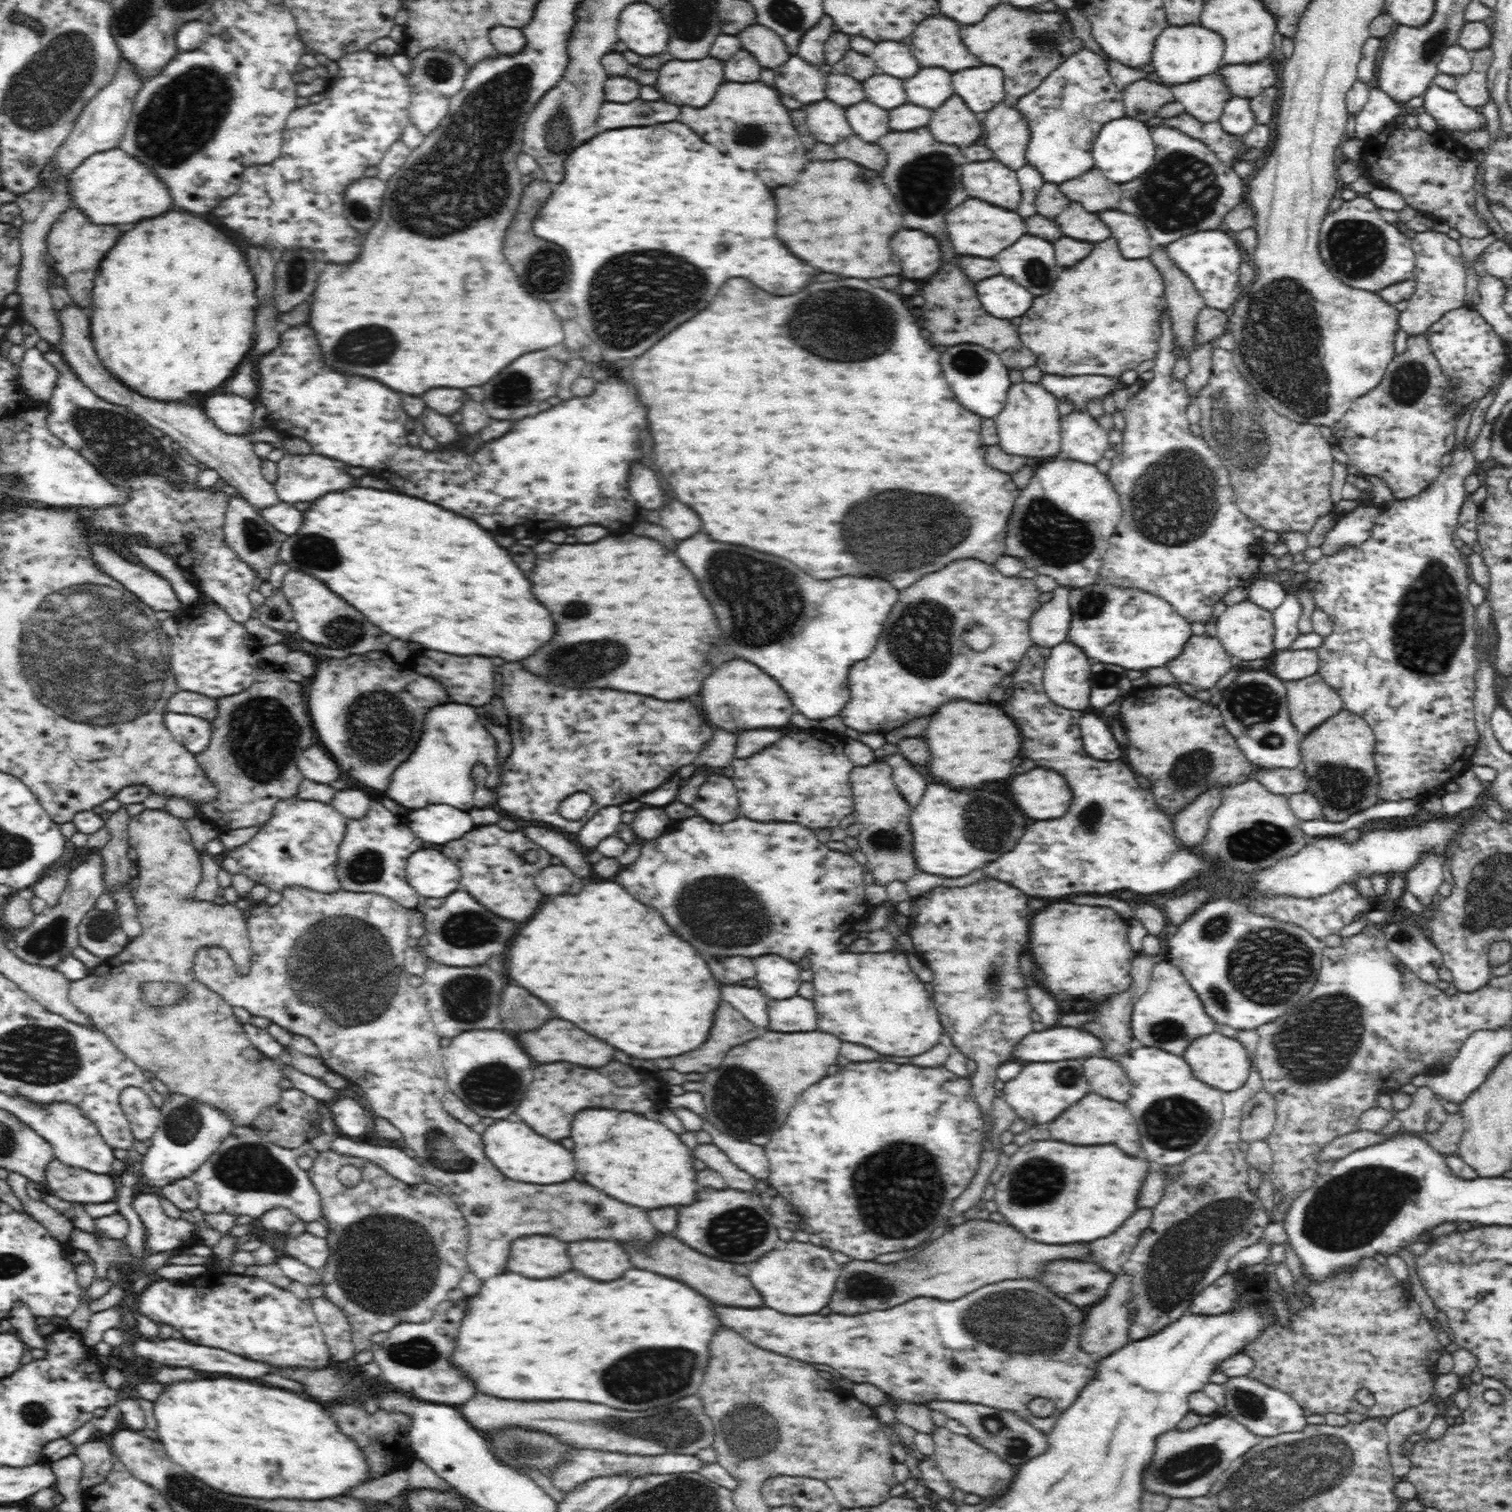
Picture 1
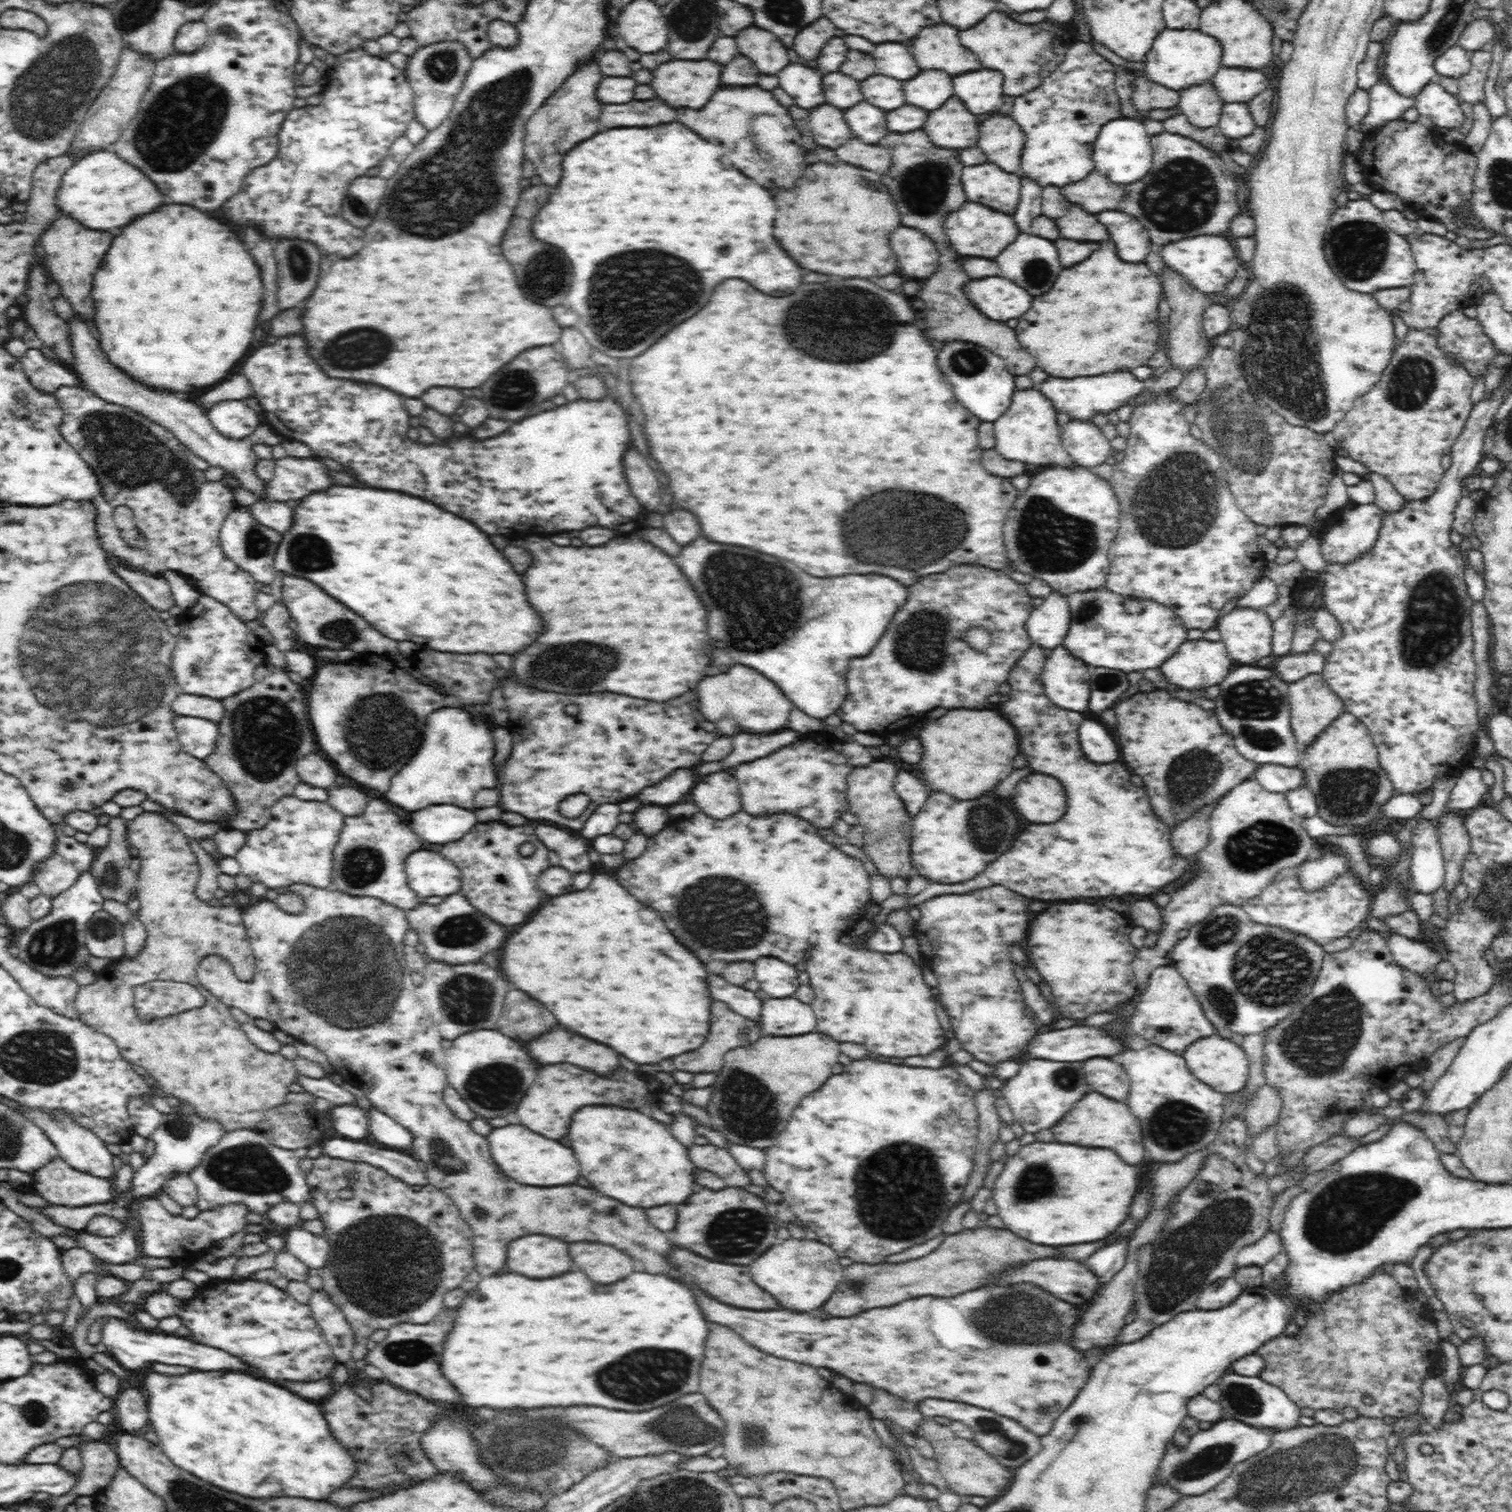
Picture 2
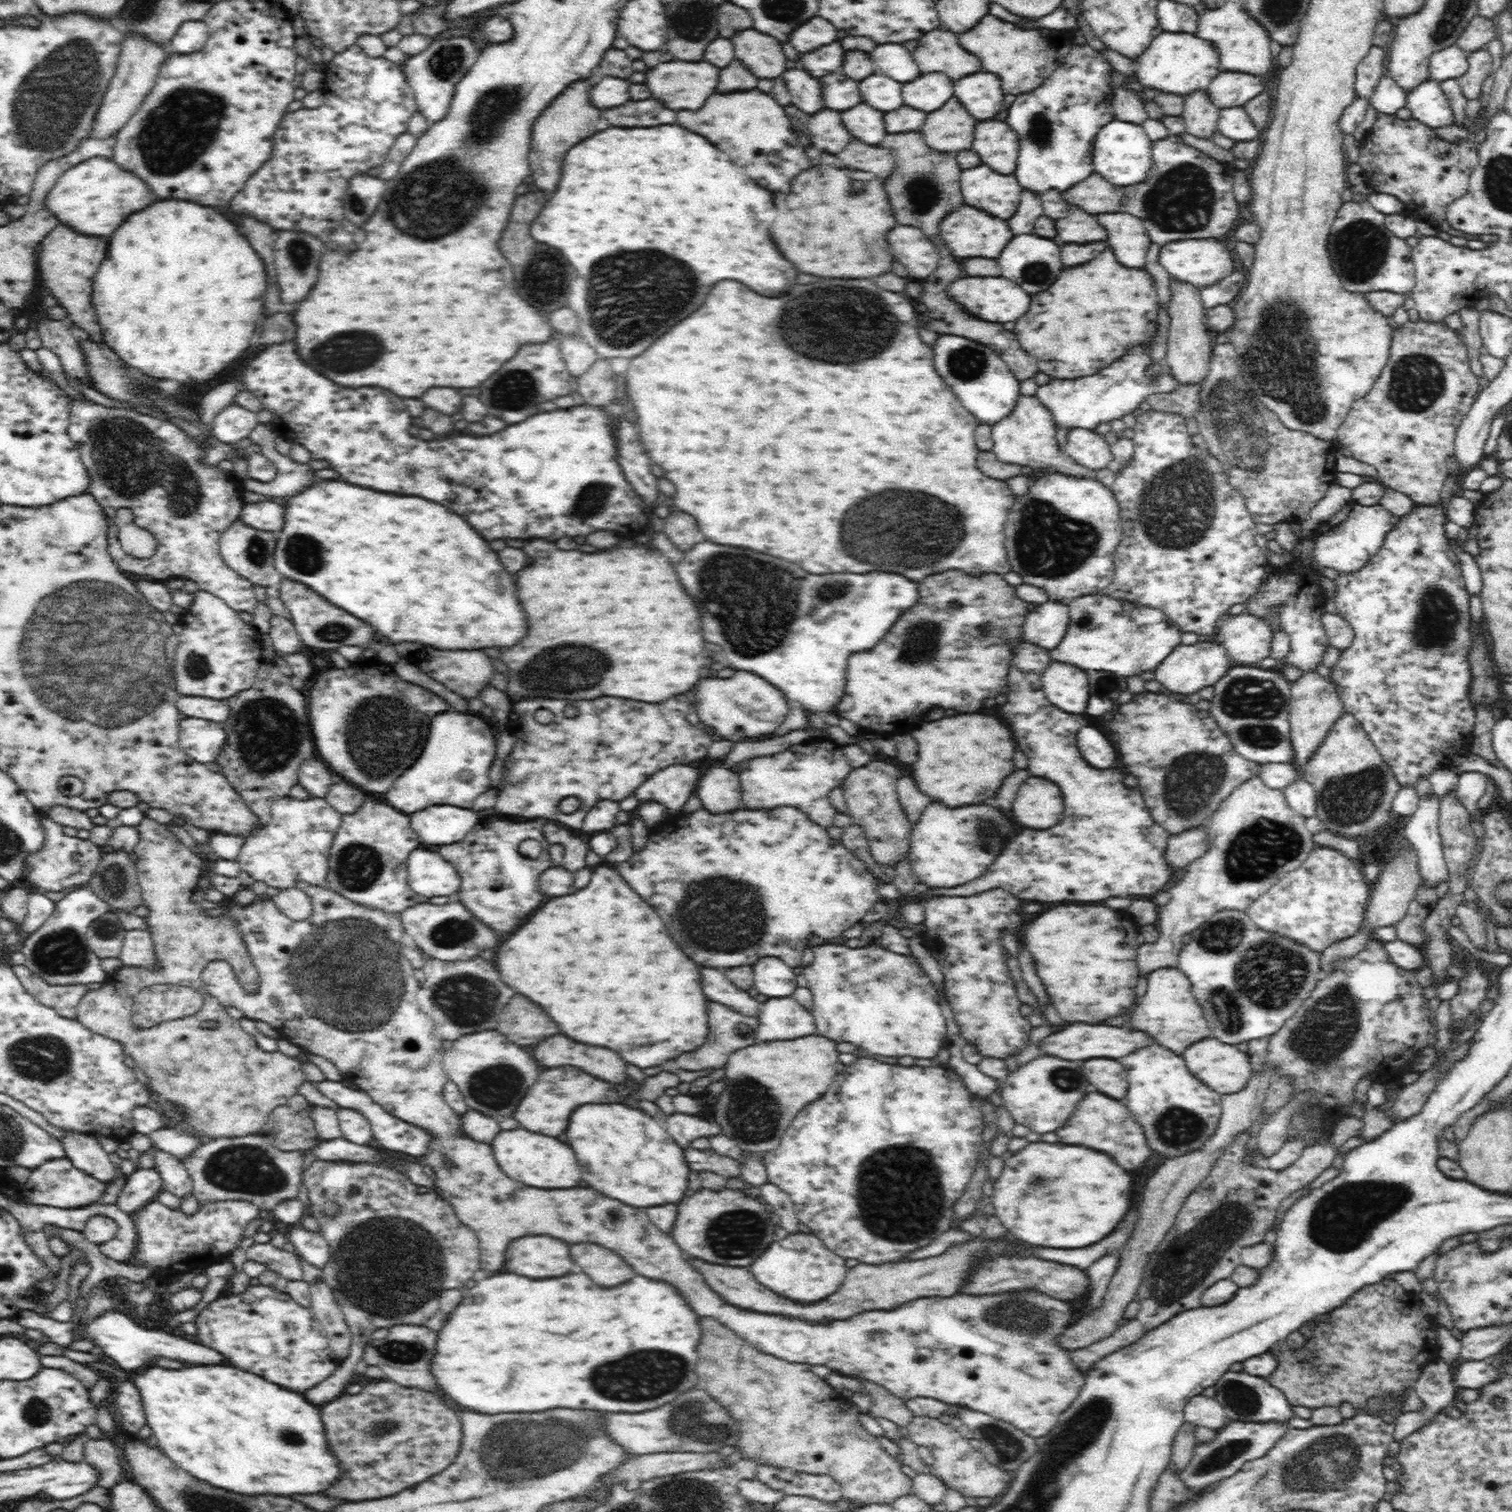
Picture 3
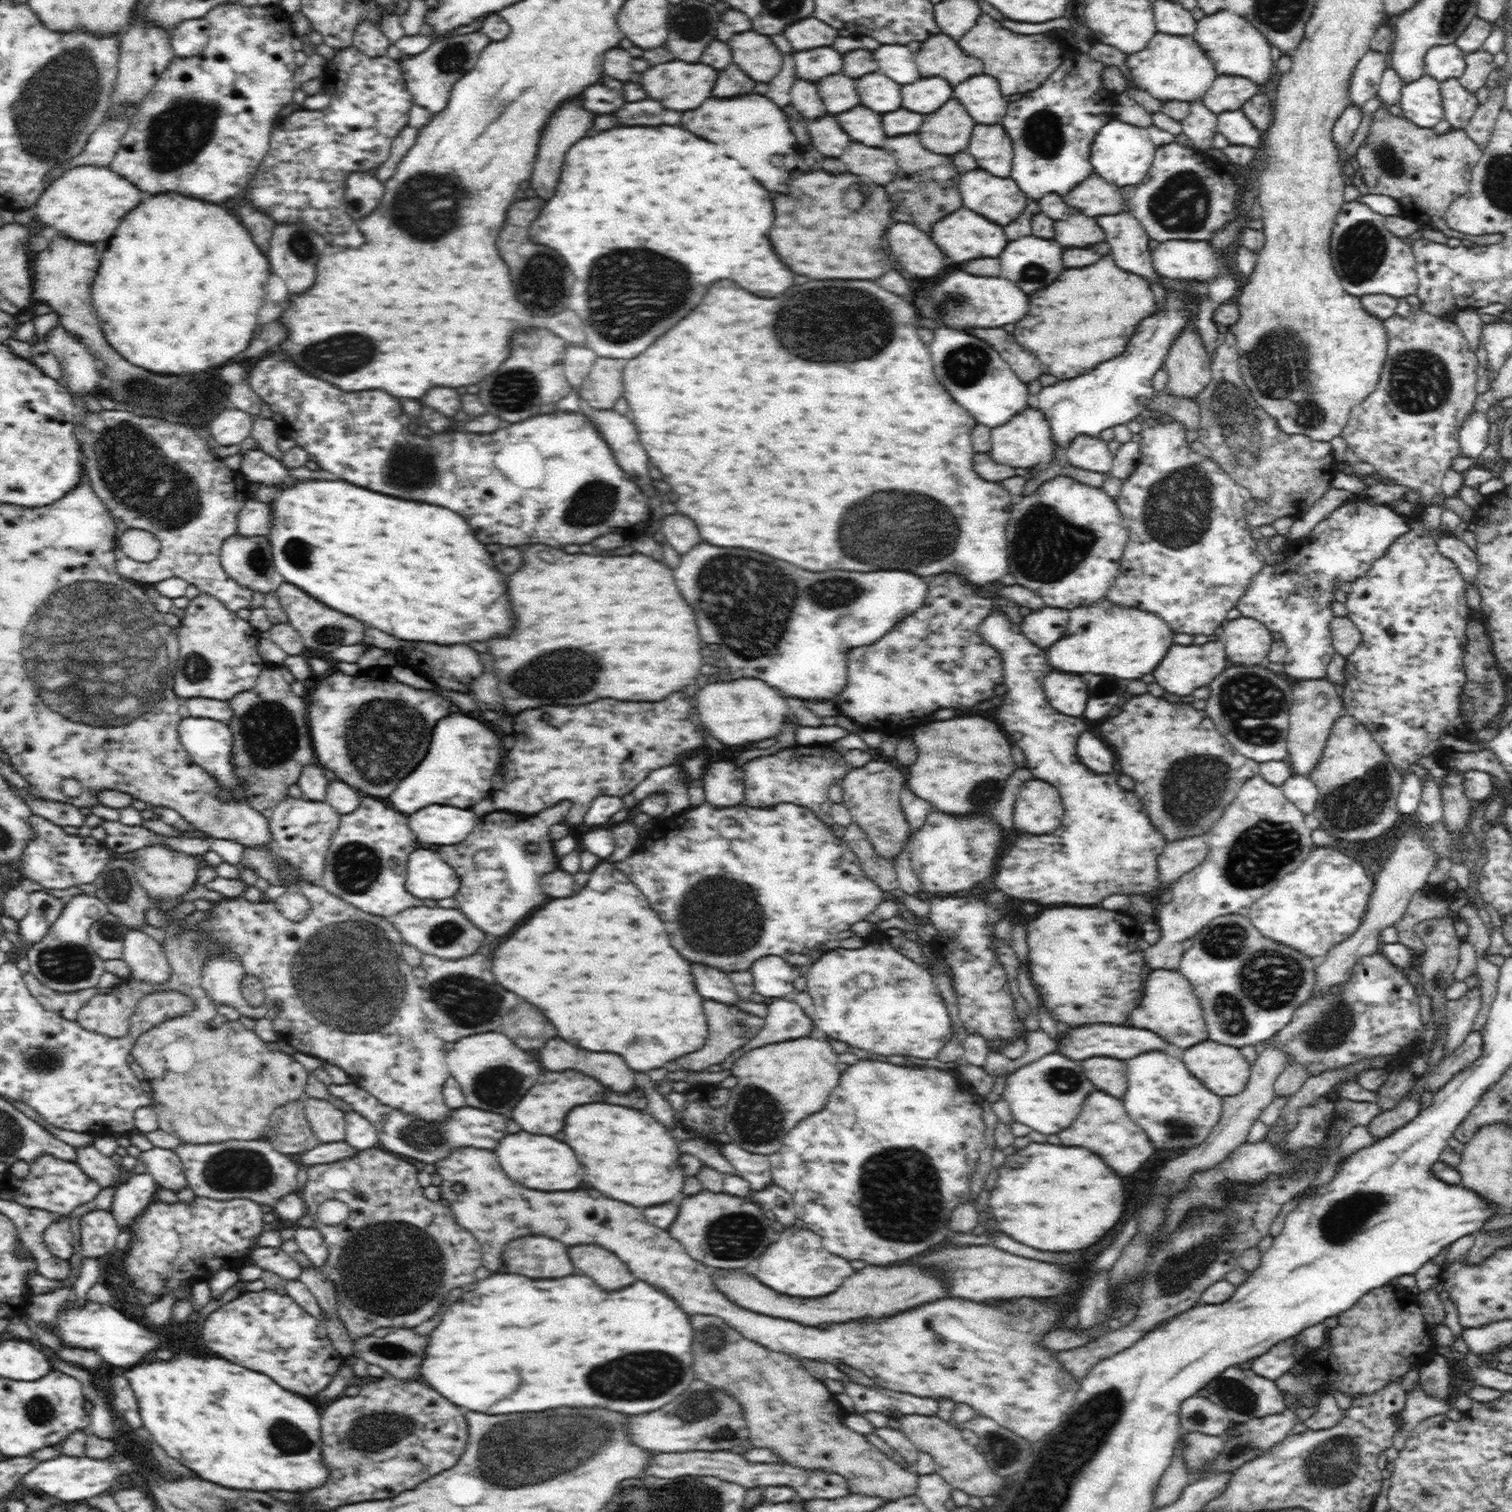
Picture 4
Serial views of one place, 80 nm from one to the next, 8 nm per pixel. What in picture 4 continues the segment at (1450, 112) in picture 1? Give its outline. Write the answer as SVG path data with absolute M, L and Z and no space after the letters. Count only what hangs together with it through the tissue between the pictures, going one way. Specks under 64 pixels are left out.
M1424 74L1410 84L1403 84L1399 105L1403 116L1416 126L1433 128L1442 122L1442 97L1440 81Z

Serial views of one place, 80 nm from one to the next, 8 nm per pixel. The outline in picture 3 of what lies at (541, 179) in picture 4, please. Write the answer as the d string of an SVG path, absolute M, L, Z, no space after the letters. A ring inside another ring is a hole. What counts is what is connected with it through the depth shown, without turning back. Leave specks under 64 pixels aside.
M592 82L590 84L574 84L574 88L570 88L570 92L566 92L566 96L562 96L562 100L554 99L554 104L550 103L550 108L546 107L546 112L542 113L542 120L538 120L538 128L534 128L534 148L529 152L529 167L532 175L532 188L544 190L556 190L558 180L560 180L560 172L558 166L564 160L564 154L578 142L582 142L584 138L594 136L598 130L594 128L596 124L600 124L600 114L598 112L590 112L596 110L590 104L590 92ZM556 166L556 168L554 168ZM554 168L554 170L550 170ZM552 174L558 176L552 176Z

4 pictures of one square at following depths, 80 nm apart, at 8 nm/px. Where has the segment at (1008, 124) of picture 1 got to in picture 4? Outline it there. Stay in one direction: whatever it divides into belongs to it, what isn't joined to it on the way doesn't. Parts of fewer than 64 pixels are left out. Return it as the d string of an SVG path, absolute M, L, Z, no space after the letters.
M976 124L970 146L966 152L972 154L978 167L994 176L1010 176L1014 149L1012 139L1000 124Z

